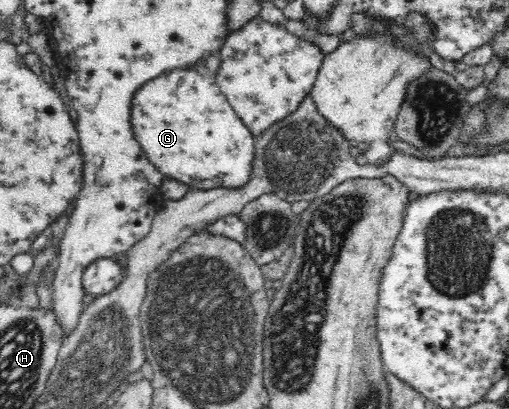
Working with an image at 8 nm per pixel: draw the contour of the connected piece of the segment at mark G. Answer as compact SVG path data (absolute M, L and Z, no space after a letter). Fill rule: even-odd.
M176 69L151 79L133 102L131 123L135 139L167 179L183 183L189 190L237 189L248 183L255 158L253 132L238 118L221 93L214 76L196 69Z

